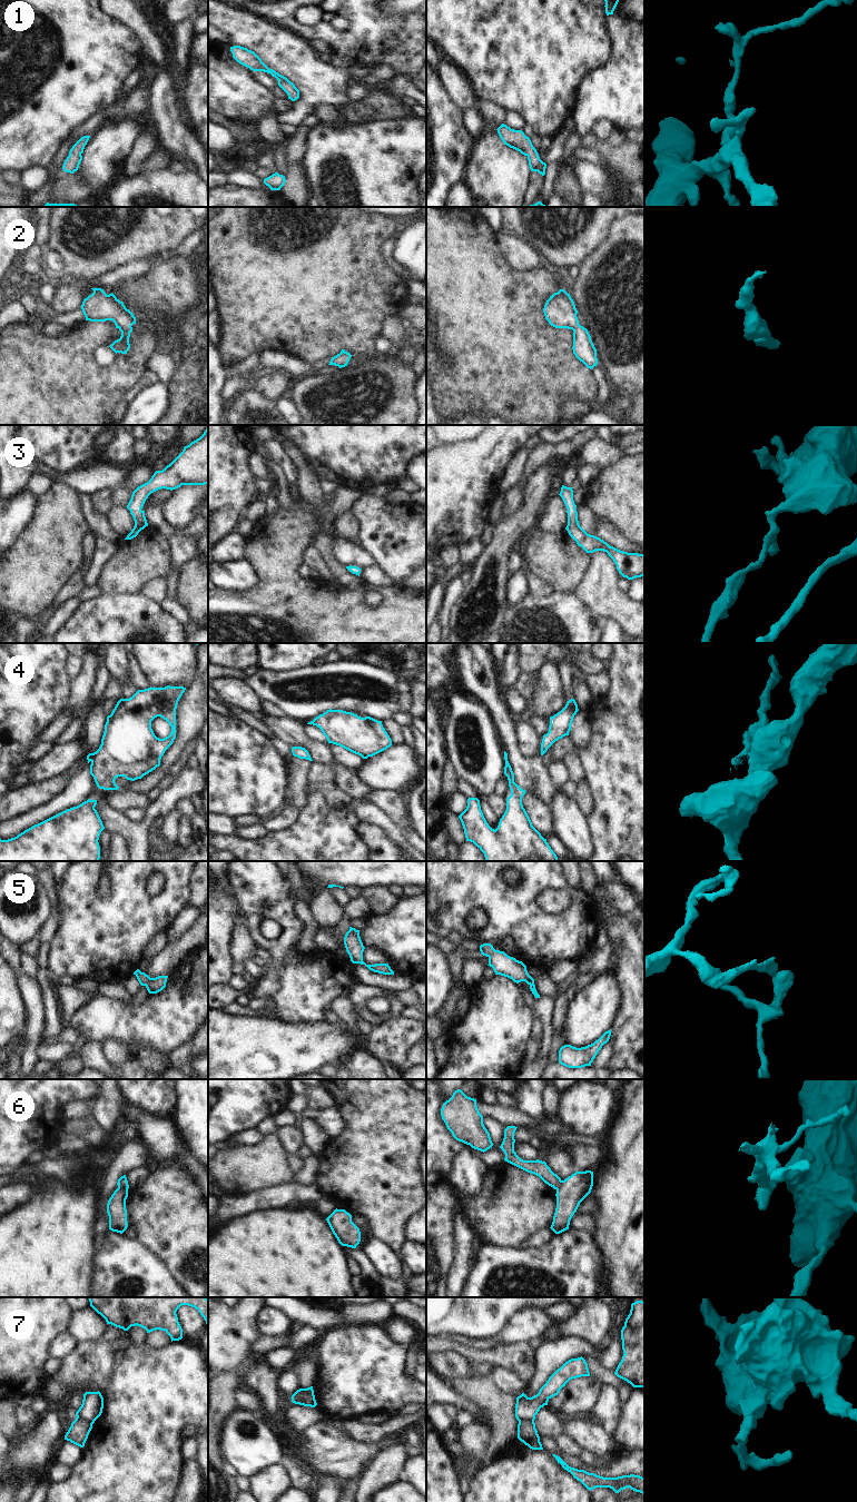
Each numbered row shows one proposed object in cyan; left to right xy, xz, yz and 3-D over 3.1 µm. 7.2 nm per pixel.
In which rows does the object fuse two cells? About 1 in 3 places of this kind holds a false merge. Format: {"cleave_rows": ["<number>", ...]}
{"cleave_rows": ["4", "6", "7"]}

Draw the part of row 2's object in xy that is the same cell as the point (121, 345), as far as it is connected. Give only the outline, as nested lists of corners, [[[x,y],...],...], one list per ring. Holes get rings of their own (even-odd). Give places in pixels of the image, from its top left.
[[[101,288],[91,289],[93,293],[83,299],[81,305],[86,320],[112,320],[116,328],[121,332],[121,336],[109,347],[116,354],[127,354],[130,348],[129,337],[132,332],[131,326],[136,324],[136,317],[112,293],[107,295]]]

